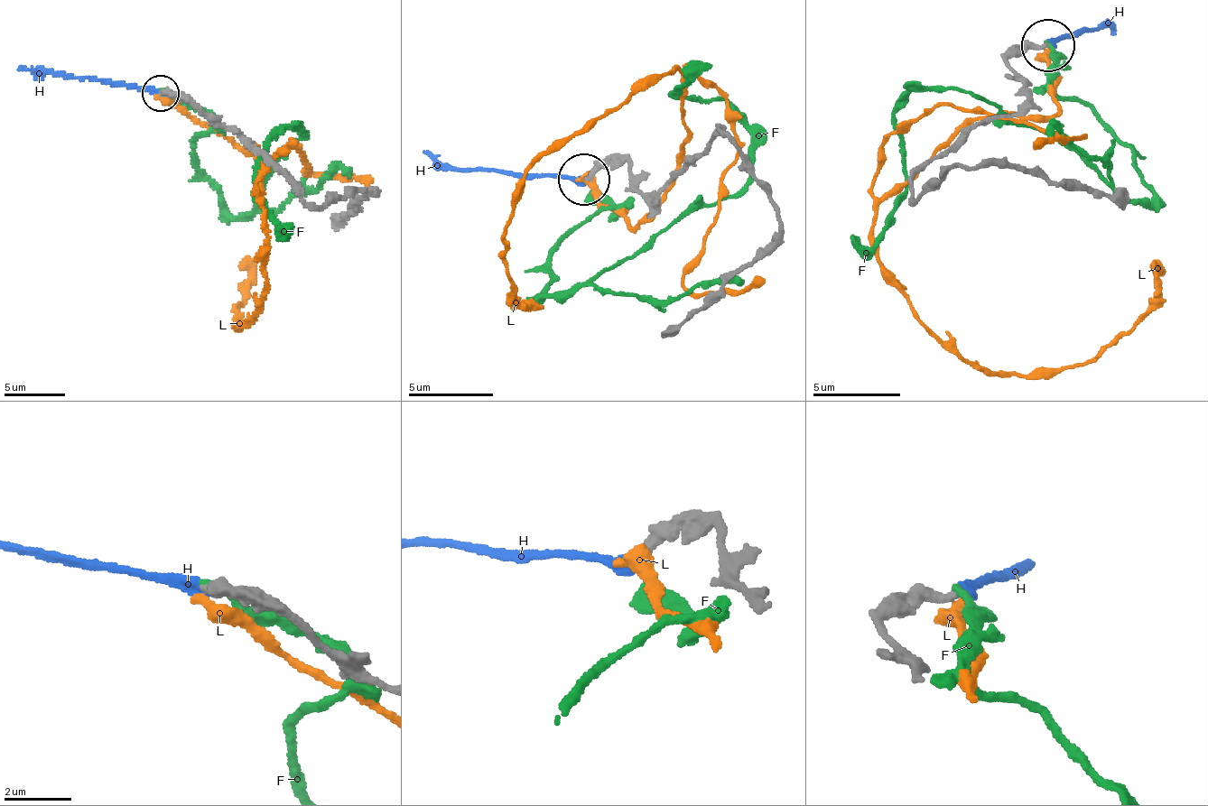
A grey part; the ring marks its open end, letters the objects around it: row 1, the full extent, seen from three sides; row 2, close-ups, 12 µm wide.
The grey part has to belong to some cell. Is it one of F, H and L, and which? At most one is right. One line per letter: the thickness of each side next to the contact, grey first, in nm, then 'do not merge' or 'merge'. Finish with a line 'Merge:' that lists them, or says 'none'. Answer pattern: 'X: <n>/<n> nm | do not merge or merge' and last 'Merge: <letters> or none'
F: 320/240 nm | do not merge
H: 320/400 nm | merge
L: 360/500 nm | do not merge
Merge: H

